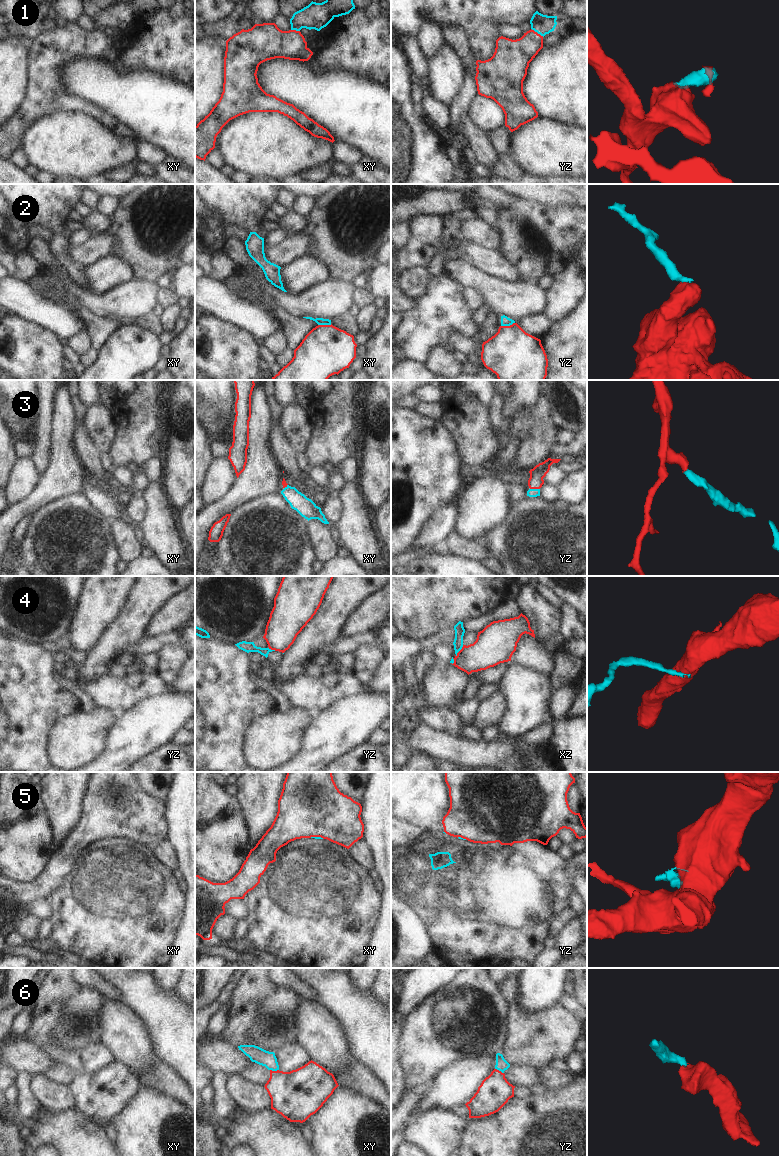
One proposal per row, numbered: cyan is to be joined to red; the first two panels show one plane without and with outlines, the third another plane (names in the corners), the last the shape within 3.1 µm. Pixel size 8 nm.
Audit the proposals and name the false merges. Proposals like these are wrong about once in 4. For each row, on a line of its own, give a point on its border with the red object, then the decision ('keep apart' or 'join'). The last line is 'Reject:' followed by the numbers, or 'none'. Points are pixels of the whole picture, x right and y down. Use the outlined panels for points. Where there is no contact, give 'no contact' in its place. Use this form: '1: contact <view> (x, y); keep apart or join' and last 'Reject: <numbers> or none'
1: contact yz (536, 32); join
2: contact yz (507, 326); keep apart
3: contact yz (535, 488); join
4: contact xz (459, 651); keep apart
5: contact xy (317, 836); keep apart
6: contact xy (274, 1071); join
Reject: 2, 4, 5

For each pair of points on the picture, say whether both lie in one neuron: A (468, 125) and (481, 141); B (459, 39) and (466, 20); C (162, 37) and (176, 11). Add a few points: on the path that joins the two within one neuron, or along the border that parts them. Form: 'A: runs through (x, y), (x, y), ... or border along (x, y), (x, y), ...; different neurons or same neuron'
A: runs through (469, 129), (477, 137); same neuron
B: border along (442, 28), (460, 27), (472, 51); different neurons
C: border along (166, 10), (174, 17), (184, 16); different neurons

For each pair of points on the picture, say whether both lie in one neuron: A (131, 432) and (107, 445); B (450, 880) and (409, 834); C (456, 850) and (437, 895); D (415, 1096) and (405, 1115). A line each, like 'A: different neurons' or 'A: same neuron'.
A: different neurons
B: different neurons
C: same neuron
D: same neuron

